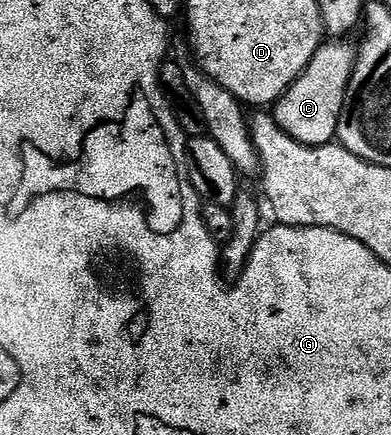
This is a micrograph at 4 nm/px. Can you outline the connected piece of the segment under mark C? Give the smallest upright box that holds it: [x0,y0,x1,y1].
[274,40,357,146]

